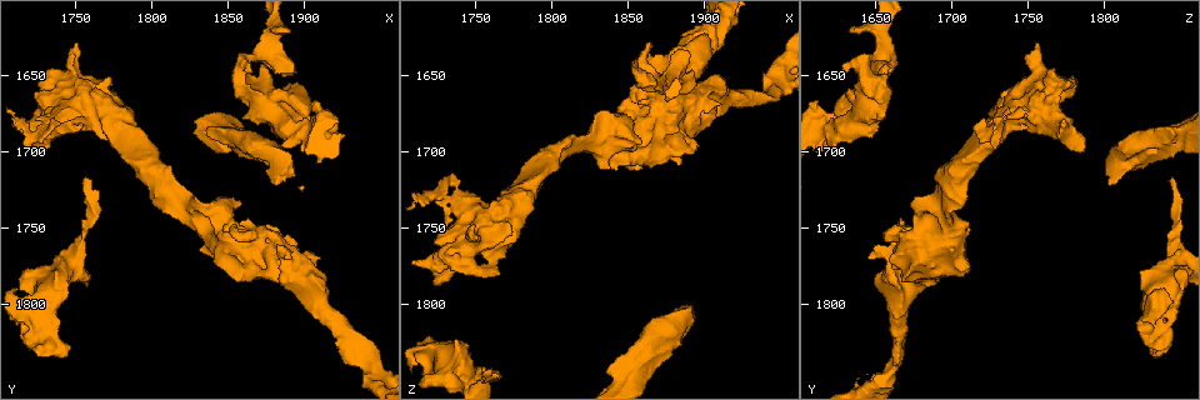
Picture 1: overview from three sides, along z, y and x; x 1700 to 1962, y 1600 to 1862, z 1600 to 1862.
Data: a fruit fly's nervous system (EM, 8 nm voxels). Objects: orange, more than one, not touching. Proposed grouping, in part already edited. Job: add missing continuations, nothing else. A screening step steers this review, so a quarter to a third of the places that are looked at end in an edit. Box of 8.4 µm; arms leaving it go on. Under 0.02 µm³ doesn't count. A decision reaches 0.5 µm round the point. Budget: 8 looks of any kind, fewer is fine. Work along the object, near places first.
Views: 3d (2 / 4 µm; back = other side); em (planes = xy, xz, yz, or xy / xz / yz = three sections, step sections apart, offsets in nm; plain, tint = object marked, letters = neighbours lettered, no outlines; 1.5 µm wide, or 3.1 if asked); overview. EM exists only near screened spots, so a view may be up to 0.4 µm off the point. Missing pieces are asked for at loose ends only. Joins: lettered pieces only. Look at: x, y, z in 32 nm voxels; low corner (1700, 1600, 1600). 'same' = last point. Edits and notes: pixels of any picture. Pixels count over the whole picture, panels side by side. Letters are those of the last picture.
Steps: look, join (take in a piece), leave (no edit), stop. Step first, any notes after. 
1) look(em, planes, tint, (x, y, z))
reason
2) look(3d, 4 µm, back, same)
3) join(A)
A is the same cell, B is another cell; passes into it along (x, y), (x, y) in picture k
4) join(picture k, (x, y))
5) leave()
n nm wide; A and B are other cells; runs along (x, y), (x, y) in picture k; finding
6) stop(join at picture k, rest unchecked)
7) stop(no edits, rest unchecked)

look(em, xy, step 8, tint, (1728, 1658, 1772))
free end

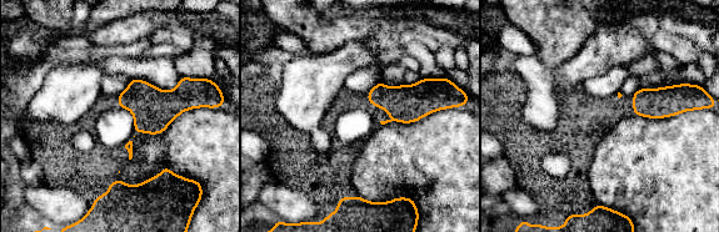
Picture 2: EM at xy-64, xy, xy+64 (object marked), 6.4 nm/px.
look(em, planes, letters, same)
another direction

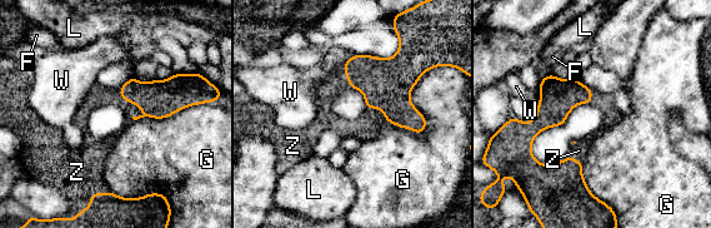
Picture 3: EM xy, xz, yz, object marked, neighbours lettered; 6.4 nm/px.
join(picture 3, (336, 82))
Z is the same cell, F, G, L and W are other cells; it goes on there

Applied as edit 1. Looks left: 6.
look(overview)

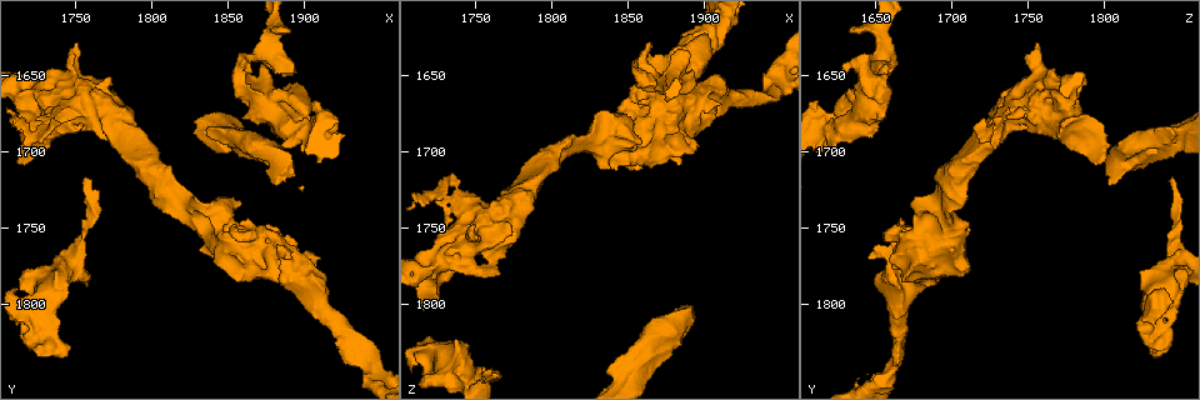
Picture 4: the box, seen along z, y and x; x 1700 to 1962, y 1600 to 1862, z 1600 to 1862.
look(3d, 4 µm, (1758, 1718, 1846))
branch stops here

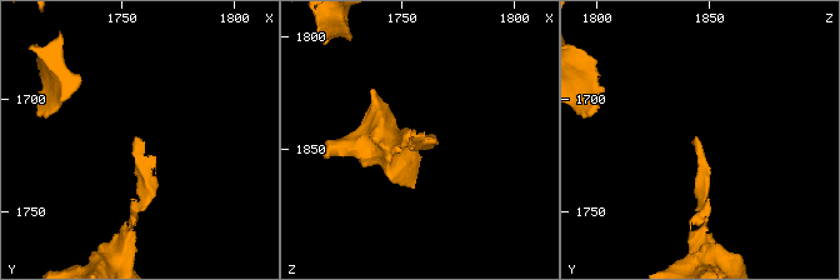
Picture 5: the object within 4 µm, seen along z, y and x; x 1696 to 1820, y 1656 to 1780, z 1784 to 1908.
look(em, xy, step 8, tint, (1758, 1719, 1843))
need the tissue

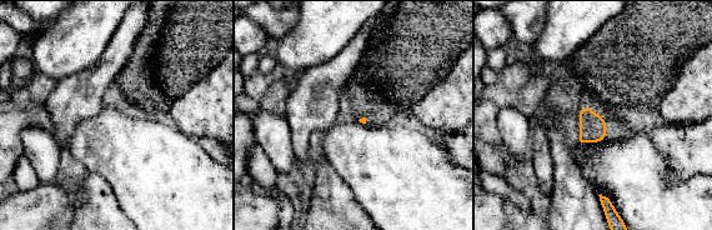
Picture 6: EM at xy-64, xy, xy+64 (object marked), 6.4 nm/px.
look(em, planes, letters, same)
another direction

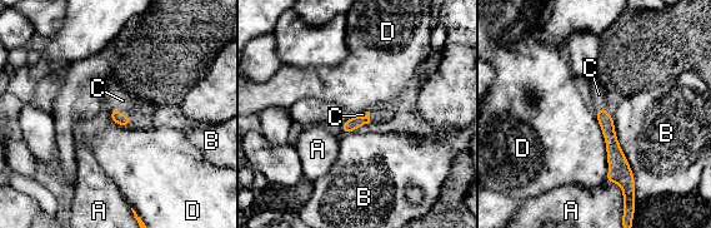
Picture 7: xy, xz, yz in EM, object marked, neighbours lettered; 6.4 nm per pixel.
join(picture 7, (123, 100))
C is the same cell, A, B and D are other cells; the cell continues

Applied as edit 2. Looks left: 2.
look(em, xz, step 4, letters, (1888, 1622, 1632))
an open end

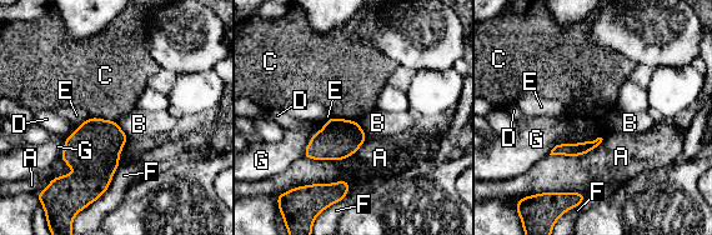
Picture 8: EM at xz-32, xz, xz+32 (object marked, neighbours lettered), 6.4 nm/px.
look(em, planes, letters, same)

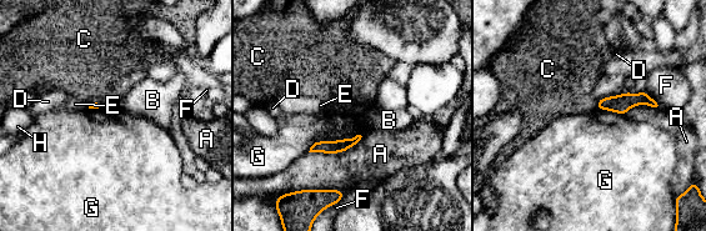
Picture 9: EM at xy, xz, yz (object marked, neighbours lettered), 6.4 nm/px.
leave()
A, B, C, D, E, F, G and H are other cells; runs along (651, 103), (599, 105) in picture 9; none of them fits

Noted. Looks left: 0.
stop(join at picture 3, join at picture 7, rest unchecked)

